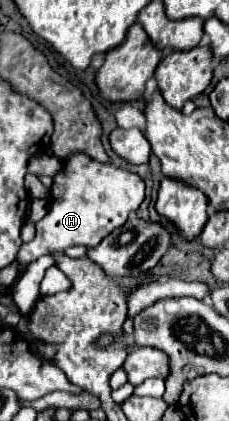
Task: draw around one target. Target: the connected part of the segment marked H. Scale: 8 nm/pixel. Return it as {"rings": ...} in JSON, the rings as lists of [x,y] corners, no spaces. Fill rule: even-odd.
{"rings":[[[76,153],[76,157],[64,161],[62,171],[54,177],[50,209],[46,217],[36,223],[36,237],[20,247],[18,263],[28,265],[28,261],[36,261],[36,257],[64,251],[72,245],[98,245],[108,233],[124,225],[128,215],[136,211],[142,201],[144,181],[136,173]]]}

